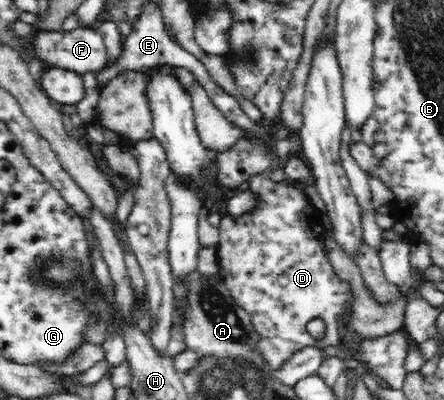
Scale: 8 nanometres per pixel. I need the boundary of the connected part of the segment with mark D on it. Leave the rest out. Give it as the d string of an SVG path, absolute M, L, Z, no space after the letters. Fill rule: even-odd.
M266 173L253 174L248 180L248 188L260 201L251 212L238 216L224 215L219 223L219 242L216 255L220 266L224 286L230 291L236 304L249 315L256 331L260 335L258 351L266 357L273 370L281 368L288 358L308 345L326 348L338 346L341 342L342 327L340 315L353 303L353 294L348 284L338 278L331 266L325 248L322 213L314 208L305 192L284 182L272 182ZM320 317L326 323L324 338L312 338L306 330L306 324L312 318Z

